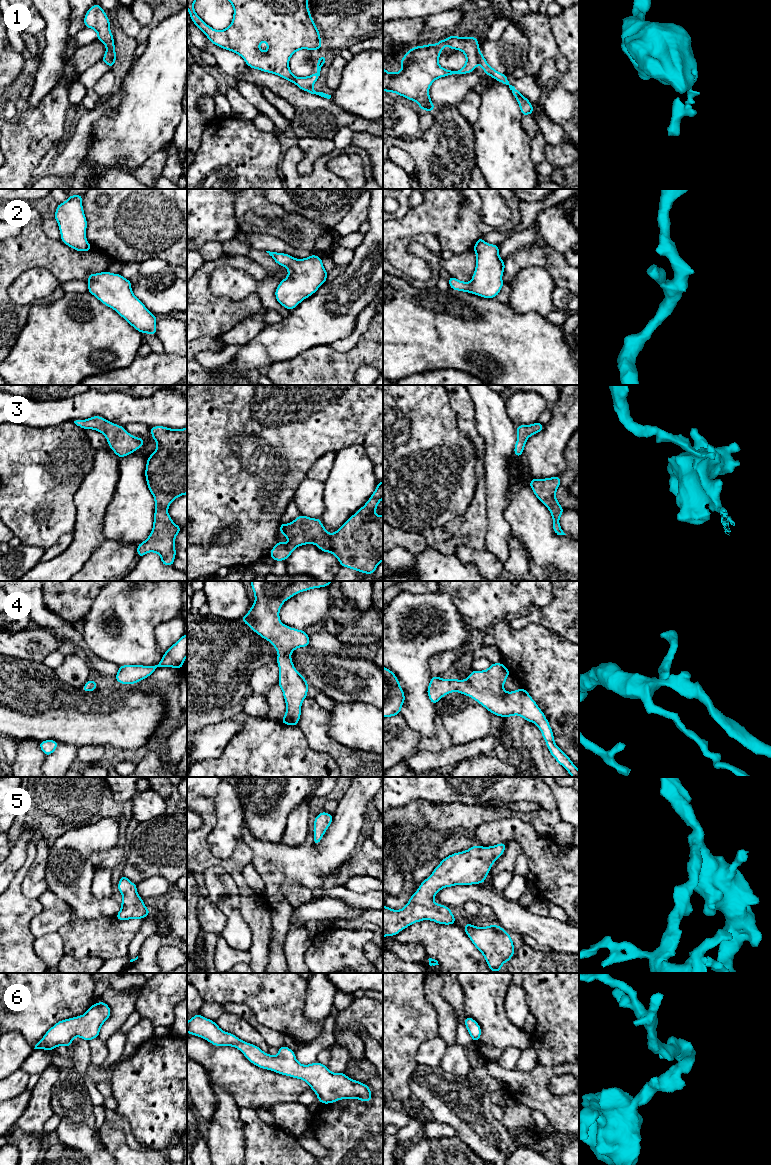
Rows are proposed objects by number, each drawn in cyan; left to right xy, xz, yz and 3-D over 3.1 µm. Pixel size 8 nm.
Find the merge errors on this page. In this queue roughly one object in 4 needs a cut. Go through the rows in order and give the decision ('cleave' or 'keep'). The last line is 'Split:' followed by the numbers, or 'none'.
1: cleave
2: keep
3: keep
4: keep
5: keep
6: keep
Split: 1

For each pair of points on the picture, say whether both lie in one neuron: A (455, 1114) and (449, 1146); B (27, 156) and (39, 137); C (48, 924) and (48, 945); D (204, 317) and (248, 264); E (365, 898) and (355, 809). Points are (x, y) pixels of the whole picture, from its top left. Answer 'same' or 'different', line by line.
A: different
B: same
C: different
D: same
E: different

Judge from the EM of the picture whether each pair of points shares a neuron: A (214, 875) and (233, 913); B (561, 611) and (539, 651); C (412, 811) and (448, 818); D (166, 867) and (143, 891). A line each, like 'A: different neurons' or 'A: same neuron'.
A: same neuron
B: different neurons
C: same neuron
D: different neurons

